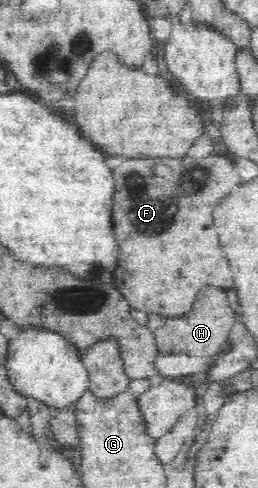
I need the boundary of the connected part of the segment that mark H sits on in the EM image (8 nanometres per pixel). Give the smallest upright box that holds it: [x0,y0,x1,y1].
[146,286,234,358]

